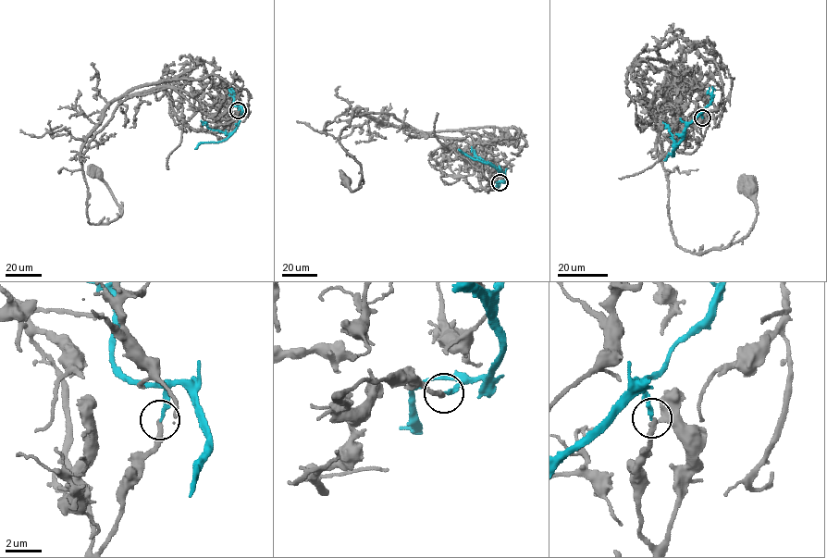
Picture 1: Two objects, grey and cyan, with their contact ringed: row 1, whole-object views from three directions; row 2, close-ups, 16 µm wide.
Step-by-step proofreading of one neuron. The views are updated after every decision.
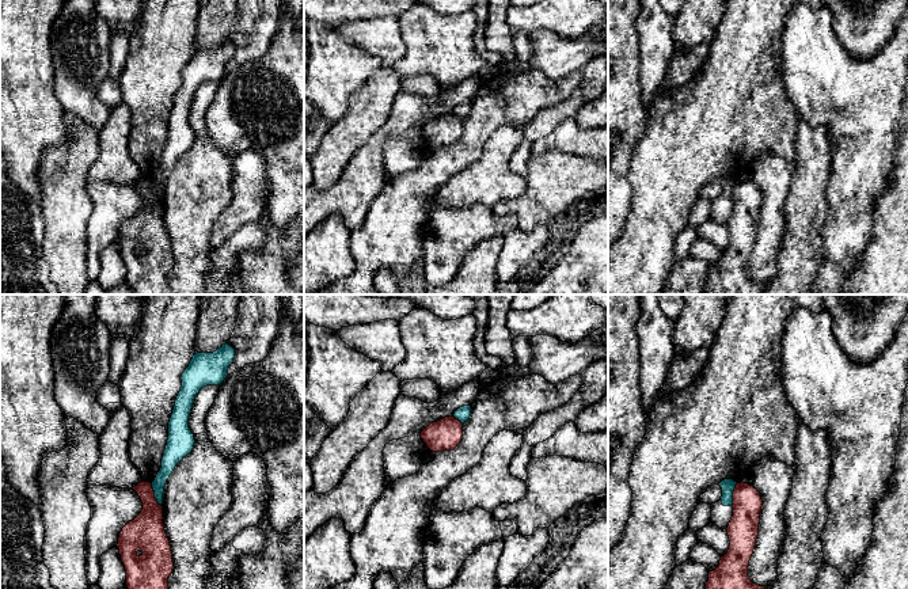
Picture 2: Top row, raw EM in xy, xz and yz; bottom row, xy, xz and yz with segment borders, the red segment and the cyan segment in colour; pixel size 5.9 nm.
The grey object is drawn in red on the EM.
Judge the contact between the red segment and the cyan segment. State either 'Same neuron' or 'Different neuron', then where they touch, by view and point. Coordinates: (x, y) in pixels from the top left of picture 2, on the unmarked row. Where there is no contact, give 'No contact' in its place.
Different neuron. Touches red at xy (154, 190)

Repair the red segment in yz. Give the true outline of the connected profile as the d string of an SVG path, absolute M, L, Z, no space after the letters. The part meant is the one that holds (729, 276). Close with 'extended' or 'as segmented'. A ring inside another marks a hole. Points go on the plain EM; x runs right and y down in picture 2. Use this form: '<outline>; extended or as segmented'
M748 179L733 187L733 213L726 224L730 242L715 266L708 269L704 294L763 294L765 282L753 280L748 262L759 231L763 195Z; as segmented

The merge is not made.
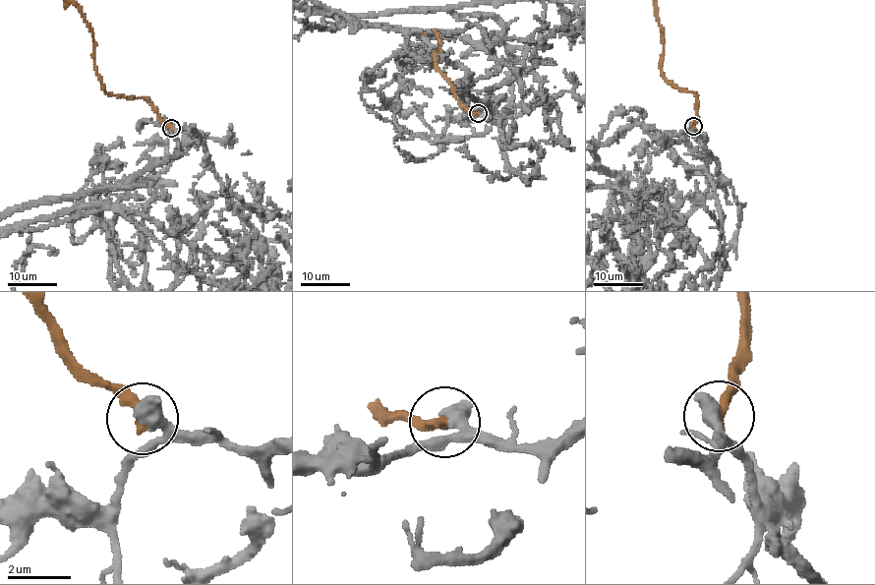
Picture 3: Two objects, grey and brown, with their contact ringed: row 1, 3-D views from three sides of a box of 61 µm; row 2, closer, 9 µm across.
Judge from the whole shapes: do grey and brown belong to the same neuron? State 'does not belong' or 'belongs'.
does not belong

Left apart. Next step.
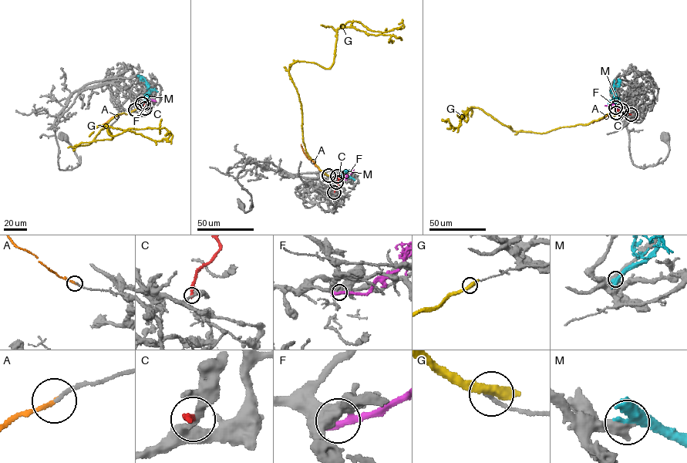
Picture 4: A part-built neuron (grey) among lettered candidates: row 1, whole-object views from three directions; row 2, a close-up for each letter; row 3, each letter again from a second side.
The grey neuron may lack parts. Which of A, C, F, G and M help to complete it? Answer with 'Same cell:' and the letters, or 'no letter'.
Same cell: A

